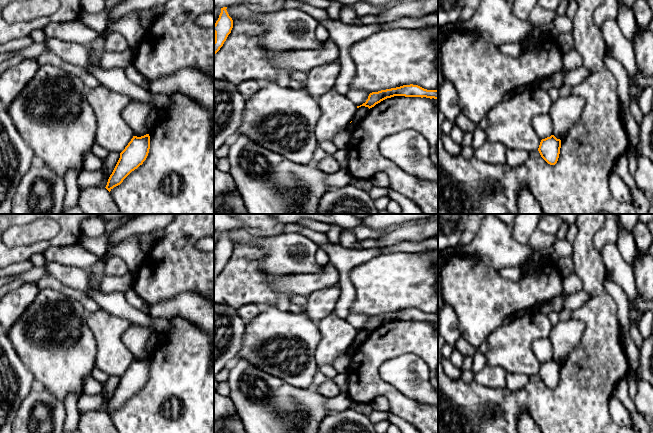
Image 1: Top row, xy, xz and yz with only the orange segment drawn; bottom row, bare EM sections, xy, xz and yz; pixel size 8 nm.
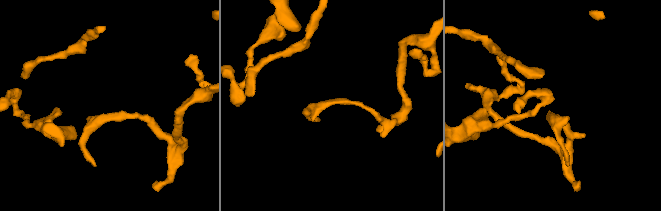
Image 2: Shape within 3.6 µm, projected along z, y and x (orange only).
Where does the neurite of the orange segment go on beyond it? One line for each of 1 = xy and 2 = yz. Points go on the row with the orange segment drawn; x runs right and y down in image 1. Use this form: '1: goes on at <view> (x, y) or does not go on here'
1: does not go on here
2: does not go on here

